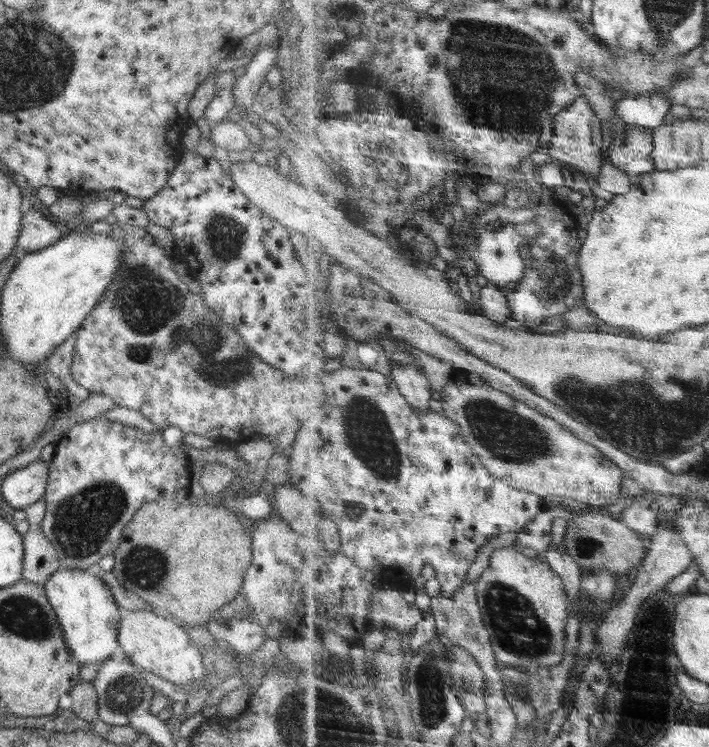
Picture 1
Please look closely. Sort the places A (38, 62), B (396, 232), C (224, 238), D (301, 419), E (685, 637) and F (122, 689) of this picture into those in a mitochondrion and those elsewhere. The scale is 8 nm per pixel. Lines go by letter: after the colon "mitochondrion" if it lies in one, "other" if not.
A: mitochondrion
B: other
C: mitochondrion
D: other
E: other
F: mitochondrion

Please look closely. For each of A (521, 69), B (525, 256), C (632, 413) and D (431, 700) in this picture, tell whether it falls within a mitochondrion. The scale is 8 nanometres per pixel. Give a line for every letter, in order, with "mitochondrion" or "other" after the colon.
A: mitochondrion
B: mitochondrion
C: mitochondrion
D: mitochondrion

